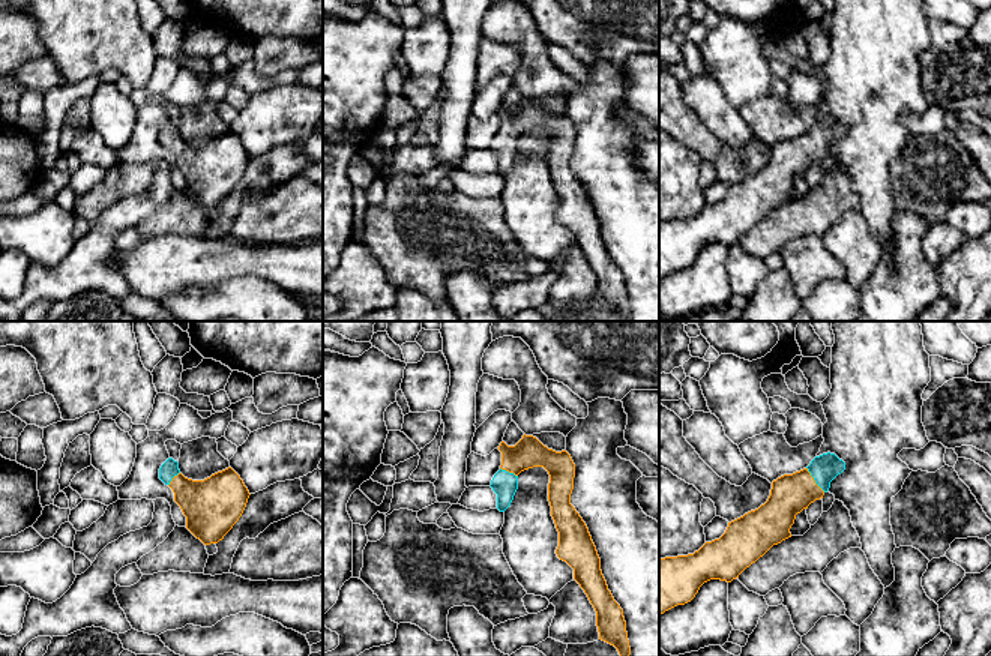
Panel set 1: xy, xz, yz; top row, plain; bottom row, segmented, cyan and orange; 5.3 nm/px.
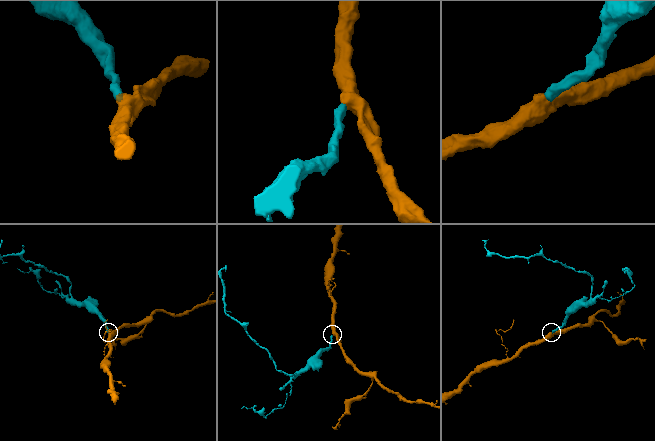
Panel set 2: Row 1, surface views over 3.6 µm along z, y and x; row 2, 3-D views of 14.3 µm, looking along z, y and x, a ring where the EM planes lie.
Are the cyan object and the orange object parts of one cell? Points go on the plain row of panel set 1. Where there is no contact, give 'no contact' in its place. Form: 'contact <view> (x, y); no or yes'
contact yz (814, 143); yes

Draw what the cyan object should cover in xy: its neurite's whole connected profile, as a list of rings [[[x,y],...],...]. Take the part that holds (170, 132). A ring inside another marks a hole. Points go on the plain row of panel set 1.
[[[168,122],[159,132],[159,143],[173,153],[174,165],[186,180],[186,192],[204,209],[224,203],[251,159],[231,131],[204,144],[192,144],[180,137],[177,125]]]

